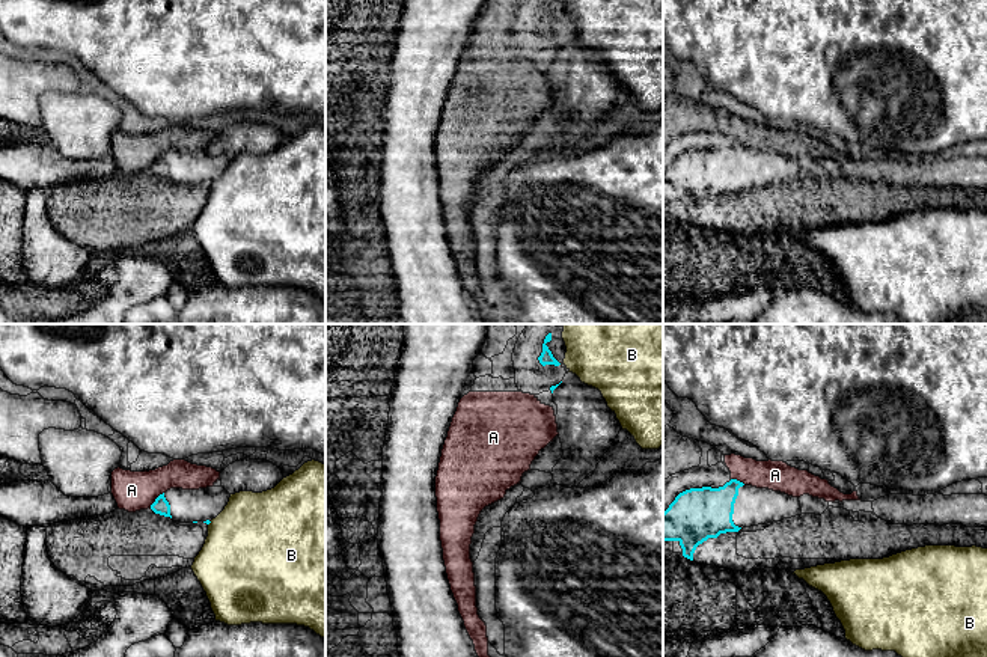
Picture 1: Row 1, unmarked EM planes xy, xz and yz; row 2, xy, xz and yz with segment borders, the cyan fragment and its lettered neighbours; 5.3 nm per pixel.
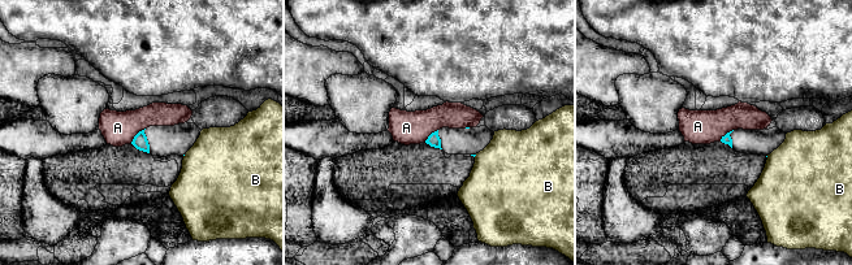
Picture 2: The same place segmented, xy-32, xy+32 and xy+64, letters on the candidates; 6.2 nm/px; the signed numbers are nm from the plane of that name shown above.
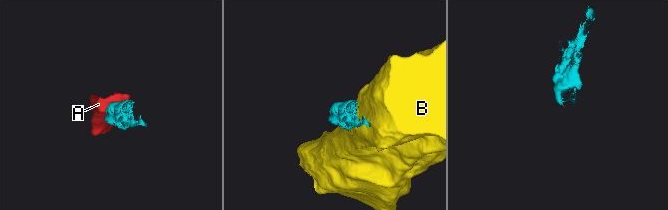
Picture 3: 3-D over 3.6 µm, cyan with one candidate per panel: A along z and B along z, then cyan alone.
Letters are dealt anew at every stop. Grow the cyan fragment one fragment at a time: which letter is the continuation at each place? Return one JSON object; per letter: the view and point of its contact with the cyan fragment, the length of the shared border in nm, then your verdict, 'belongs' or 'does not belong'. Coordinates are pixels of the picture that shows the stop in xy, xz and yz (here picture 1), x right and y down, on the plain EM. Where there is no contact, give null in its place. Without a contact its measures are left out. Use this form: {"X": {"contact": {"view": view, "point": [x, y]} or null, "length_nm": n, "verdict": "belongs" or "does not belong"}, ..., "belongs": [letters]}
{"A": {"contact": {"view": "xy", "point": [155, 161]}, "length_nm": 120, "verdict": "does not belong"}, "B": {"contact": null, "verdict": "does not belong"}, "belongs": []}

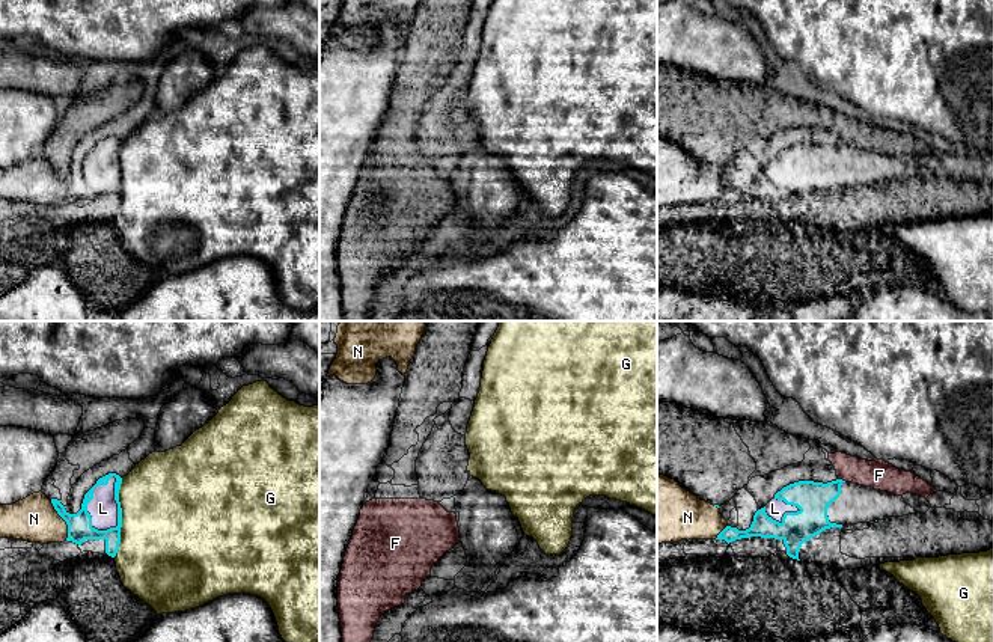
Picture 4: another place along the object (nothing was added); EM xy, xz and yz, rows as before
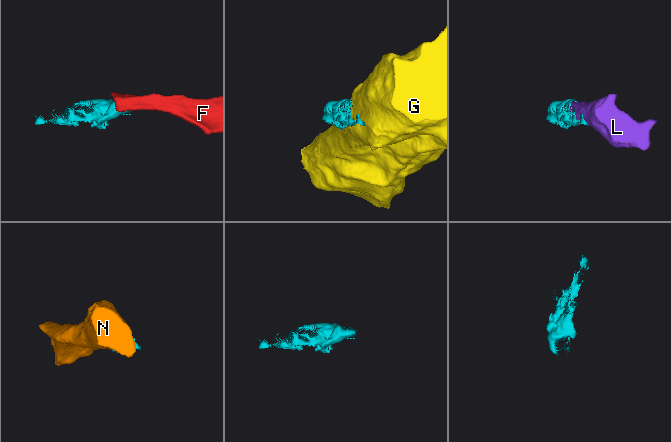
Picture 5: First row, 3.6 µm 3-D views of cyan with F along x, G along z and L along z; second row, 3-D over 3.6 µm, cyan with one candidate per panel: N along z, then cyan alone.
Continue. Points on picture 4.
{"F": {"contact": {"view": "yz", "point": [841, 142]}, "length_nm": 50, "verdict": "does not belong"}, "G": {"contact": {"view": "xy", "point": [121, 180]}, "length_nm": 420, "verdict": "does not belong"}, "L": {"contact": {"view": "xy", "point": [118, 172]}, "length_nm": 320, "verdict": "belongs"}, "N": {"contact": {"view": "xy", "point": [64, 181]}, "length_nm": 240, "verdict": "does not belong"}, "belongs": ["L"]}

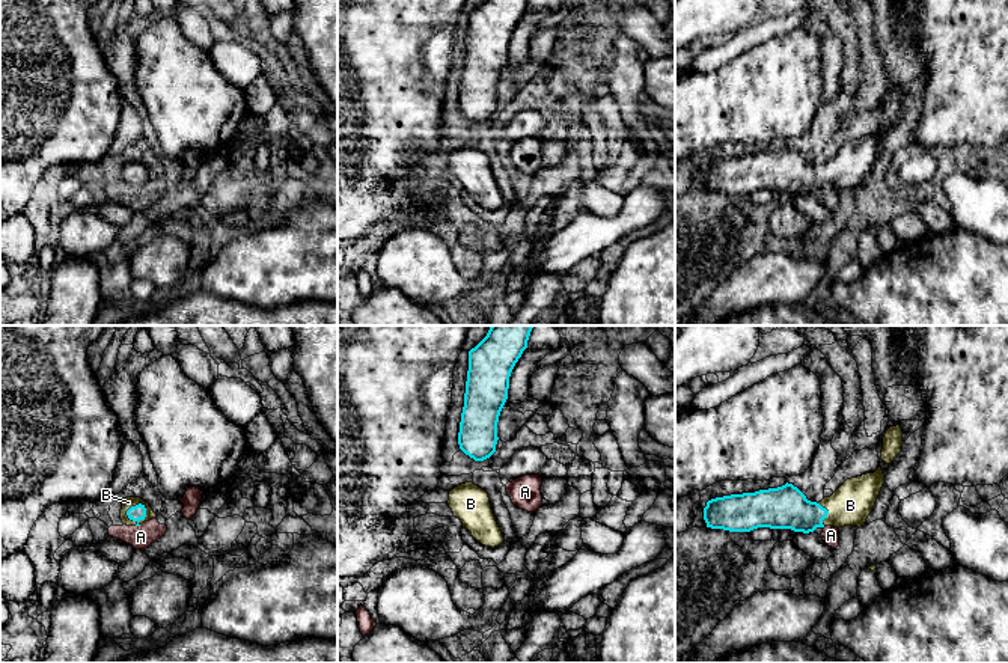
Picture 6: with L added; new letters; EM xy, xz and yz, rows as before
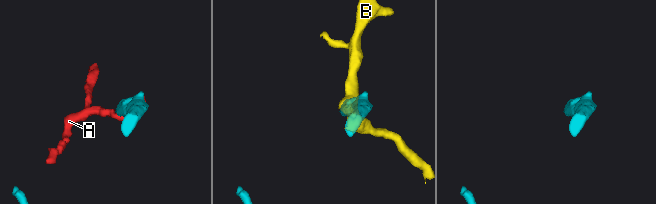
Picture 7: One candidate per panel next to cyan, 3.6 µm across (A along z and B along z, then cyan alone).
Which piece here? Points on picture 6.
{"A": {"contact": {"view": "xy", "point": [137, 187]}, "length_nm": 30, "verdict": "does not belong"}, "B": {"contact": {"view": "xy", "point": [134, 183]}, "length_nm": 130, "verdict": "belongs"}, "belongs": ["B"]}

